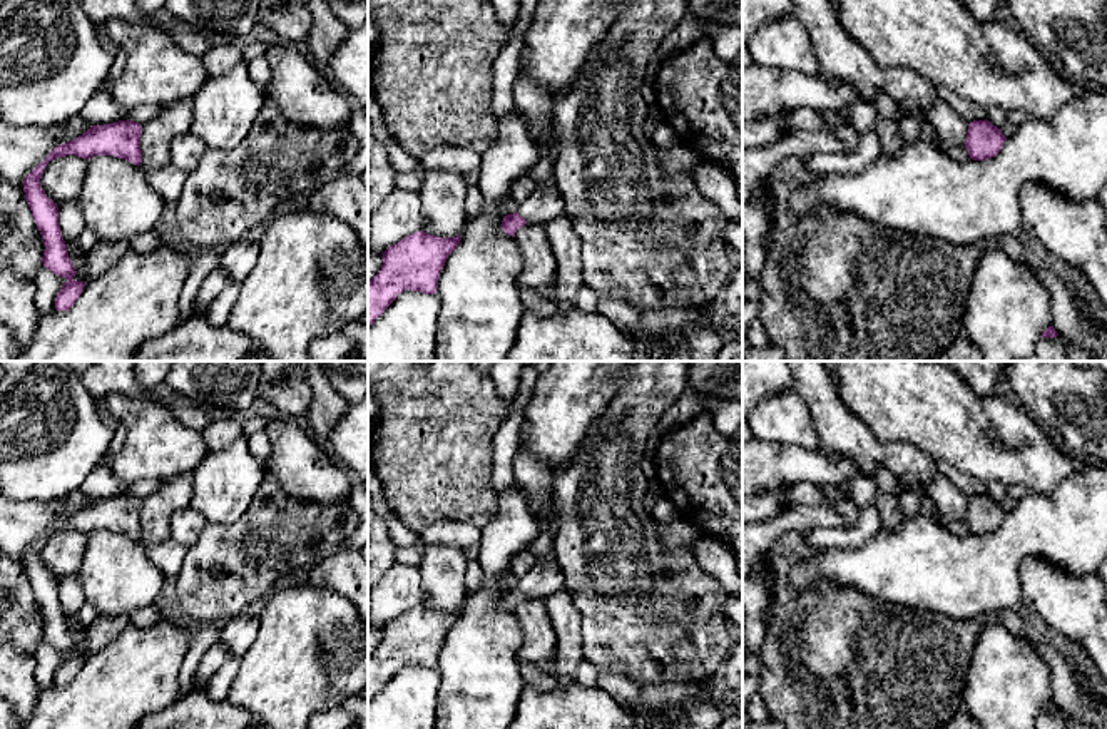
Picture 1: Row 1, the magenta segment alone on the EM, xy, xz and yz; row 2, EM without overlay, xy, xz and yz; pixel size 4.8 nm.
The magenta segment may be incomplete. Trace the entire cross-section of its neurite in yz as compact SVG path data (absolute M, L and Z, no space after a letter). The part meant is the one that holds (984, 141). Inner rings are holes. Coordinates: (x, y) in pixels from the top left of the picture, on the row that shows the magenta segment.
M973 120L968 125L965 147L970 159L988 161L1002 150L1005 140L1007 137L1002 134L1002 129L990 120Z

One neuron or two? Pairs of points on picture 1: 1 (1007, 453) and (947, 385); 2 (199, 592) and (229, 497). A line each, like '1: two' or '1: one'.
1: one
2: two

